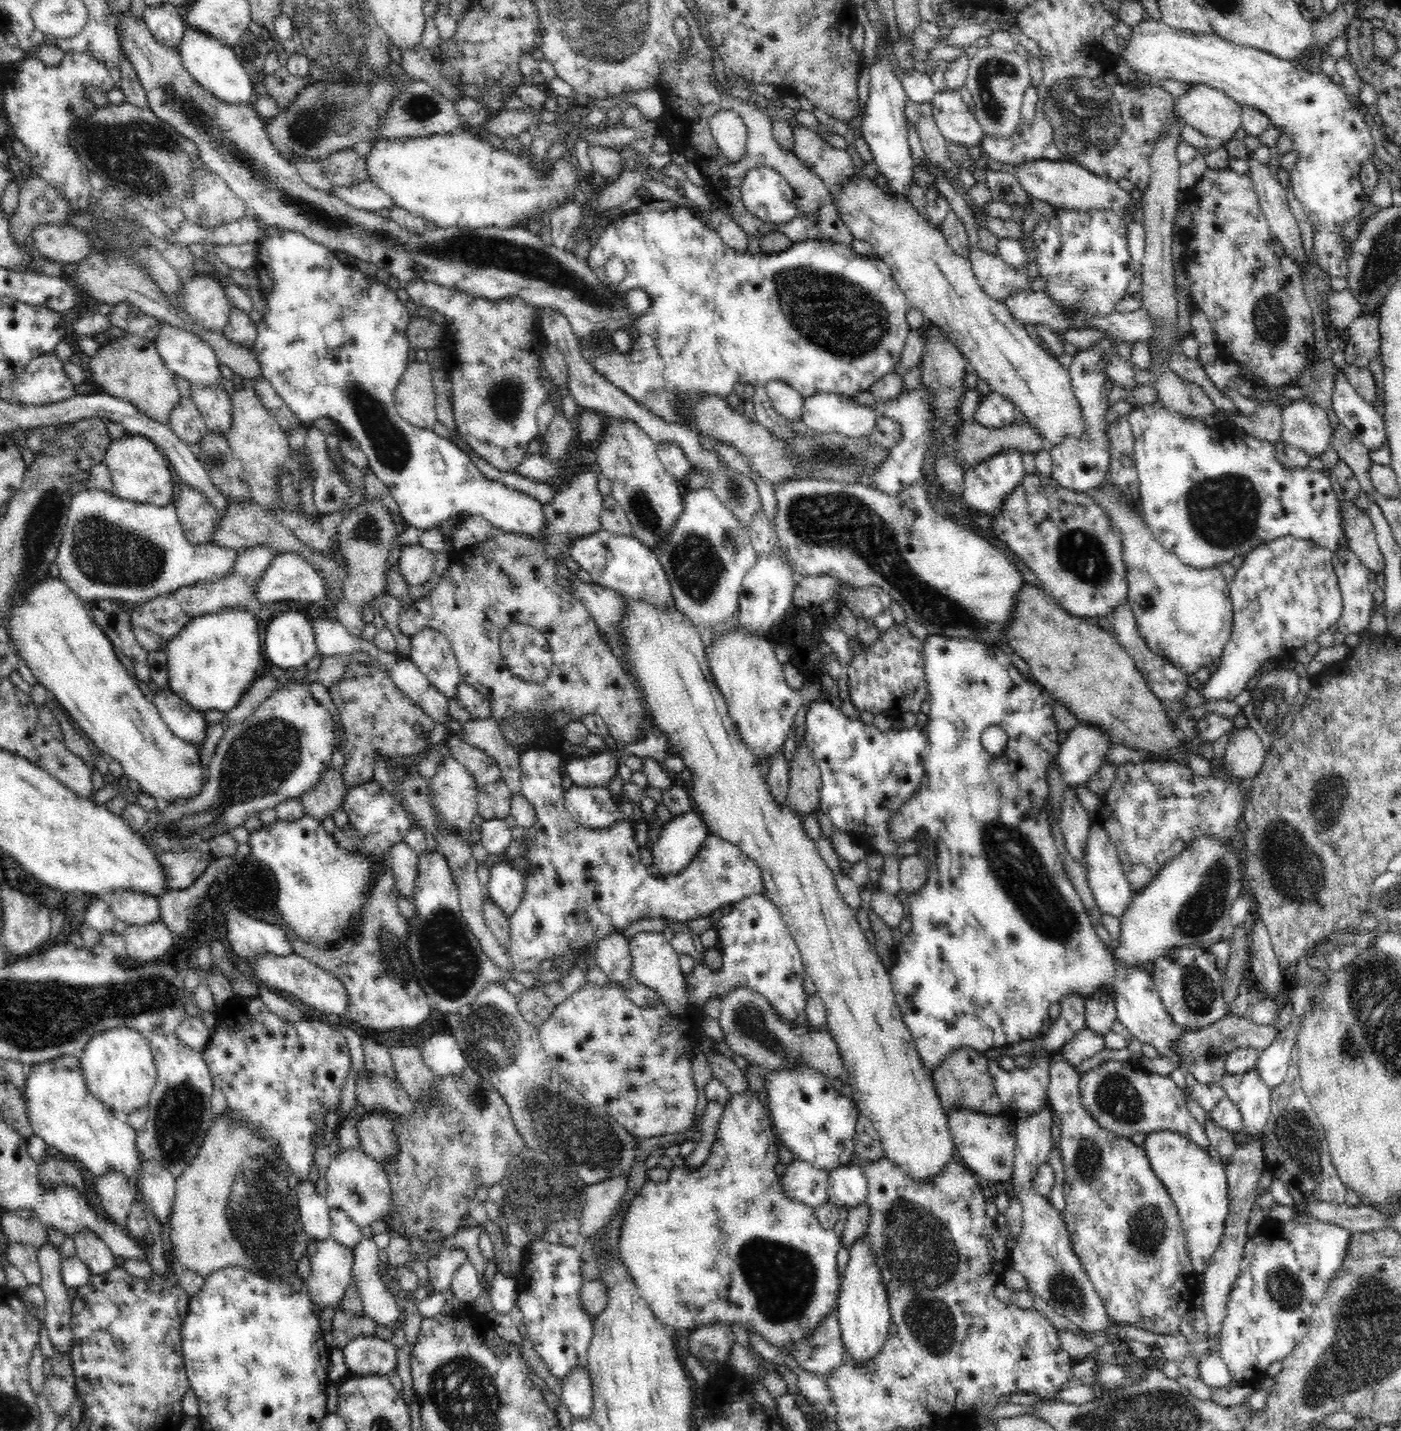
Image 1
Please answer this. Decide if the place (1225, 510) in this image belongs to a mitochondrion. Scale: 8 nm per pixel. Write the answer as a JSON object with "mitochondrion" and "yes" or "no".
{"mitochondrion":"yes"}

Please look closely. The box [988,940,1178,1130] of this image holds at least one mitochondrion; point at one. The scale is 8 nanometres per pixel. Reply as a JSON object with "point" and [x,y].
{"point":[1123,1103]}

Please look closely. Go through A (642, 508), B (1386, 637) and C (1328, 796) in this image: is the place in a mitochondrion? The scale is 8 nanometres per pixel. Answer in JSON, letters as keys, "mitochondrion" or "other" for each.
{"A":"mitochondrion","B":"other","C":"mitochondrion"}

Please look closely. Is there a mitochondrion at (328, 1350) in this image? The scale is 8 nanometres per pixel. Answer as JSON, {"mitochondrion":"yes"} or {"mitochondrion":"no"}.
{"mitochondrion":"no"}

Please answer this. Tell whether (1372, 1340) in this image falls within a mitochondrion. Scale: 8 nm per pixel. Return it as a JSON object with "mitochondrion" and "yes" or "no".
{"mitochondrion":"yes"}

